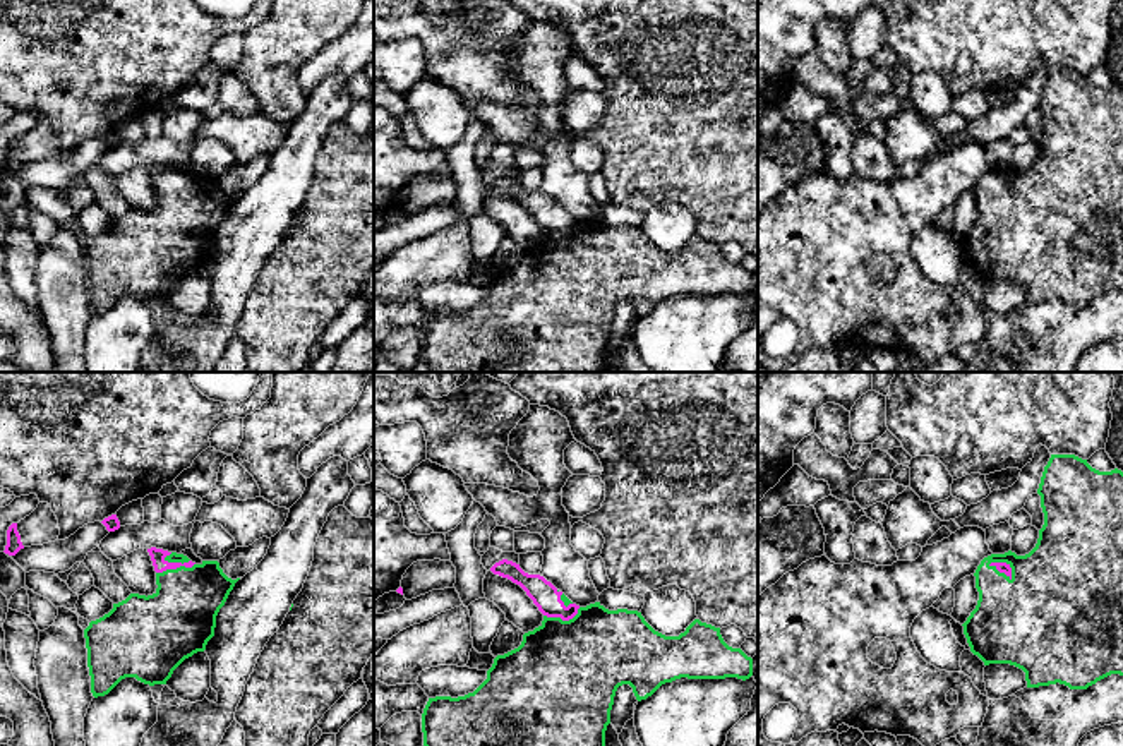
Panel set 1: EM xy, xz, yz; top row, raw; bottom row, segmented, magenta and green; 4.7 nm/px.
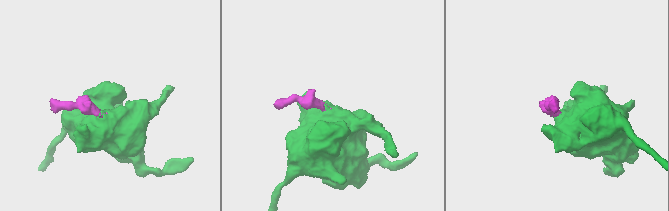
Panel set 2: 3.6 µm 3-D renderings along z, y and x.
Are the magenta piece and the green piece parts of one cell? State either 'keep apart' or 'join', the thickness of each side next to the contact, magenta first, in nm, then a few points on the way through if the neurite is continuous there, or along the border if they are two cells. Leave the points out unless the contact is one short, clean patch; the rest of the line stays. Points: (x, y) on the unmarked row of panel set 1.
join; 70 nm thick on the magenta side, 340 nm on the other; runs through xy (158, 172), (175, 184), (177, 237)

